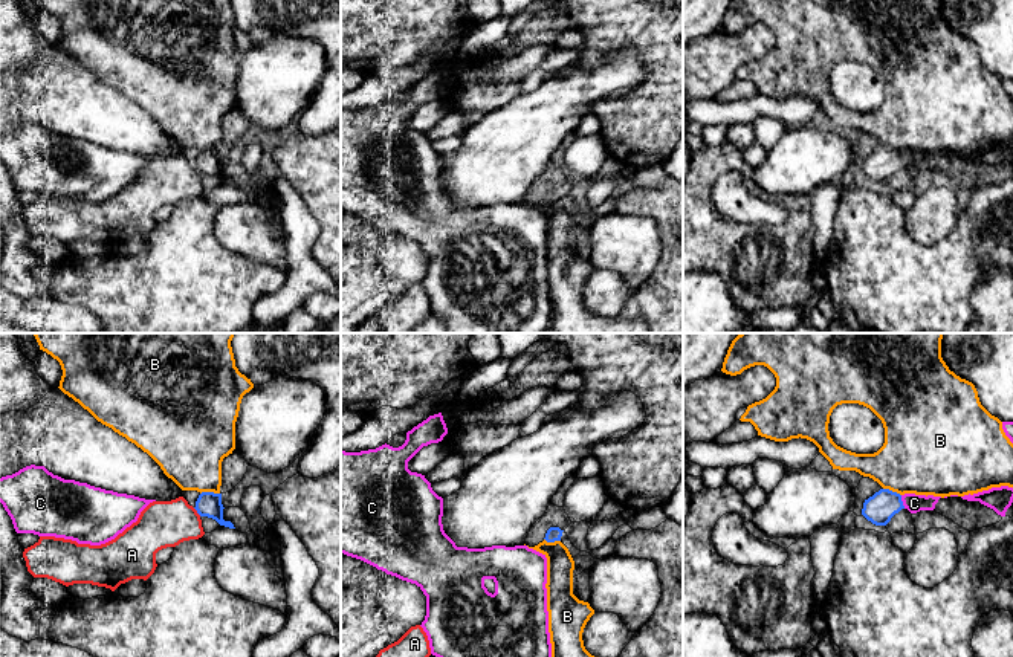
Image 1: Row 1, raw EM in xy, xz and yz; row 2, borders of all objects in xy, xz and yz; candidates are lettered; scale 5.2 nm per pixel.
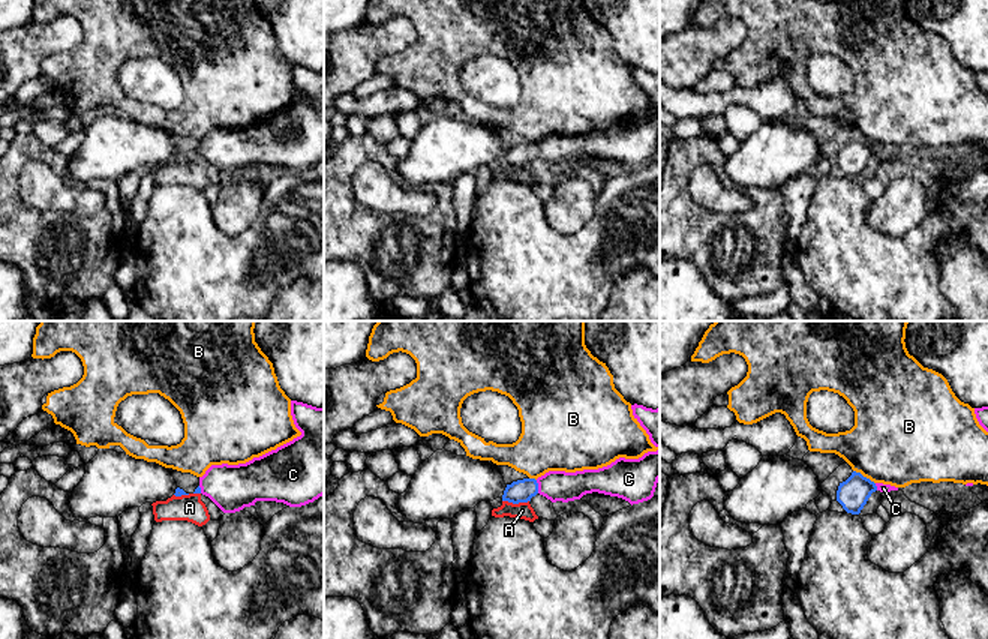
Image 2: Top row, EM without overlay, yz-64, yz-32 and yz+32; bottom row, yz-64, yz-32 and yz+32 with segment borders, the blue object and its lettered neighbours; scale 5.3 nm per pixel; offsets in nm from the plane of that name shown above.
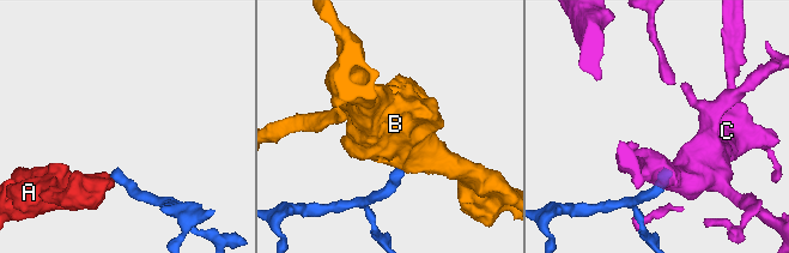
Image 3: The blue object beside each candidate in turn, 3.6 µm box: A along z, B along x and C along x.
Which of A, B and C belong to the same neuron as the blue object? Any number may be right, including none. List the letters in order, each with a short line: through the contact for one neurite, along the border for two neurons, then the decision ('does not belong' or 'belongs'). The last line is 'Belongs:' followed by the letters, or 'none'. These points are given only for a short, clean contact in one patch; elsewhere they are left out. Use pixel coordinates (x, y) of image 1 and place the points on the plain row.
A: xy (193, 165), (200, 173) | does not belong
B: xy (219, 150), (200, 152) | does not belong
C: yz (879, 167), (885, 161), (902, 159), (914, 161) | belongs
Belongs: C

